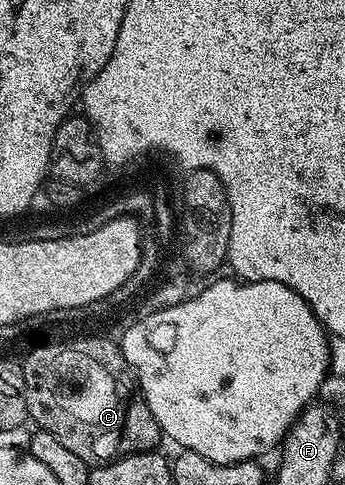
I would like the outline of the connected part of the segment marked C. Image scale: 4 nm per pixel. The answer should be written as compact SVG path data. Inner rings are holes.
M80 337L78 339L73 339L73 344L68 347L49 347L47 350L41 350L36 352L27 351L25 357L27 360L22 360L21 366L23 369L23 384L25 384L25 401L27 402L27 414L29 416L30 422L36 428L42 429L44 431L48 431L49 433L53 433L53 437L57 437L57 441L61 441L61 445L65 445L65 449L70 449L72 453L77 453L77 457L81 457L81 461L85 461L88 465L104 465L109 462L112 462L117 459L123 458L124 455L133 455L136 451L150 451L152 449L158 448L160 445L159 439L161 440L161 432L159 430L159 426L157 425L157 421L153 417L153 413L149 413L149 409L147 408L147 403L143 400L142 395L139 393L139 388L137 386L136 380L133 378L132 372L129 370L127 366L127 362L125 361L125 357L123 356L123 352L121 350L120 344L116 342L114 338L111 337Z

